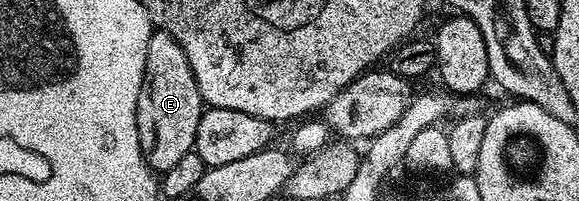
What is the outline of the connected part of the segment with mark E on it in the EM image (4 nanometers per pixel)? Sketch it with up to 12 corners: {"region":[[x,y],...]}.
{"region":[[154,30],[137,105],[152,170],[194,150],[205,104],[184,49]]}

